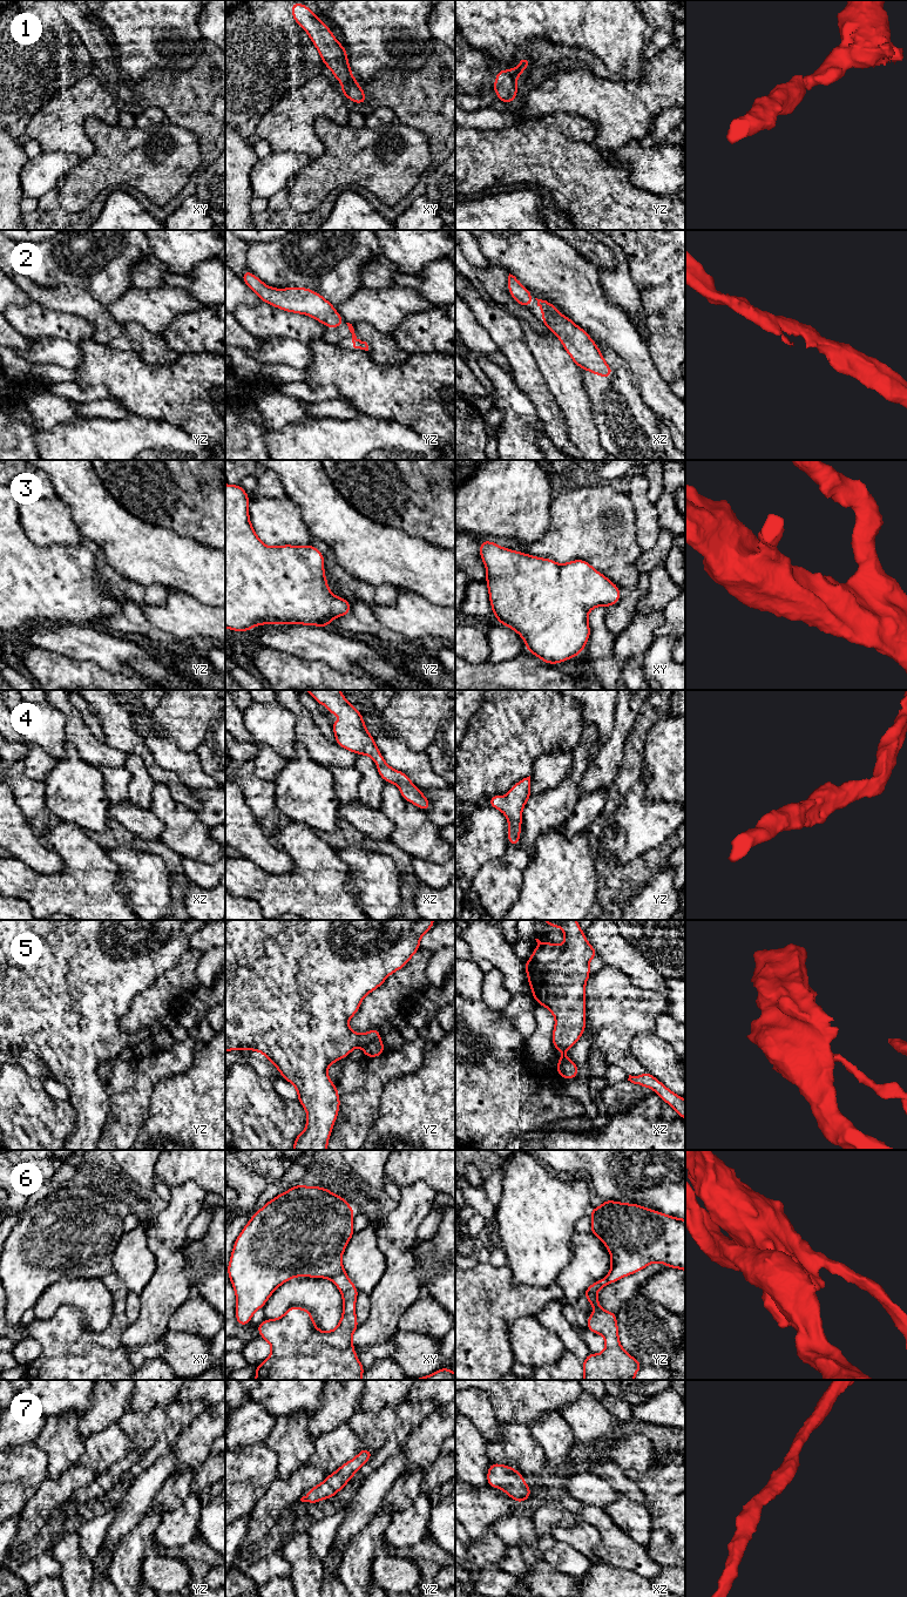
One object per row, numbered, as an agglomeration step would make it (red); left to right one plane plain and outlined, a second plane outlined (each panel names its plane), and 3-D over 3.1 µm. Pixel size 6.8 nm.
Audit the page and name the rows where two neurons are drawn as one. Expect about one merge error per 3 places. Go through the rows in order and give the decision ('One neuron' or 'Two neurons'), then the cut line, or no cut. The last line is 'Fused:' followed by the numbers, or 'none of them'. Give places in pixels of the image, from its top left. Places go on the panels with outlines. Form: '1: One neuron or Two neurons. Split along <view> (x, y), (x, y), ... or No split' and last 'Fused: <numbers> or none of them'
1: One neuron. No split
2: One neuron. No split
3: One neuron. No split
4: One neuron. No split
5: Two neurons. Split along yz (379, 1037), (363, 1047)
6: One neuron. No split
7: One neuron. No split
Fused: 5

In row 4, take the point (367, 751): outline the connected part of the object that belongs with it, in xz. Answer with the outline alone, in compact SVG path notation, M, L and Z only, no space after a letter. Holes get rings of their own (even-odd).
M304 690L311 695L320 705L330 706L327 711L331 717L333 713L340 713L340 720L332 723L332 730L336 736L336 743L357 754L371 757L377 765L380 777L400 789L401 797L427 811L431 808L431 801L425 798L424 793L417 787L401 771L392 769L383 758L380 750L377 747L374 738L366 730L361 711L356 710L346 697L343 697L340 690Z

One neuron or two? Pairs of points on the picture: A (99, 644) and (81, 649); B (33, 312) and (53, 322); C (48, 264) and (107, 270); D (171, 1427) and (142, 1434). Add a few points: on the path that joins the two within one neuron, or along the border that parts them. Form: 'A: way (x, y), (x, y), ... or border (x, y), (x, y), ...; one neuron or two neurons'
A: way (94, 644), (86, 644); one neuron
B: way (38, 317), (42, 322), (48, 322); one neuron
C: way (62, 263), (93, 263); one neuron
D: border (166, 1407), (167, 1425), (164, 1430), (147, 1450); two neurons

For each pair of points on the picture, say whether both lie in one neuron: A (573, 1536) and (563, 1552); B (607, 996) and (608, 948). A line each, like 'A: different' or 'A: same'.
A: different
B: different

